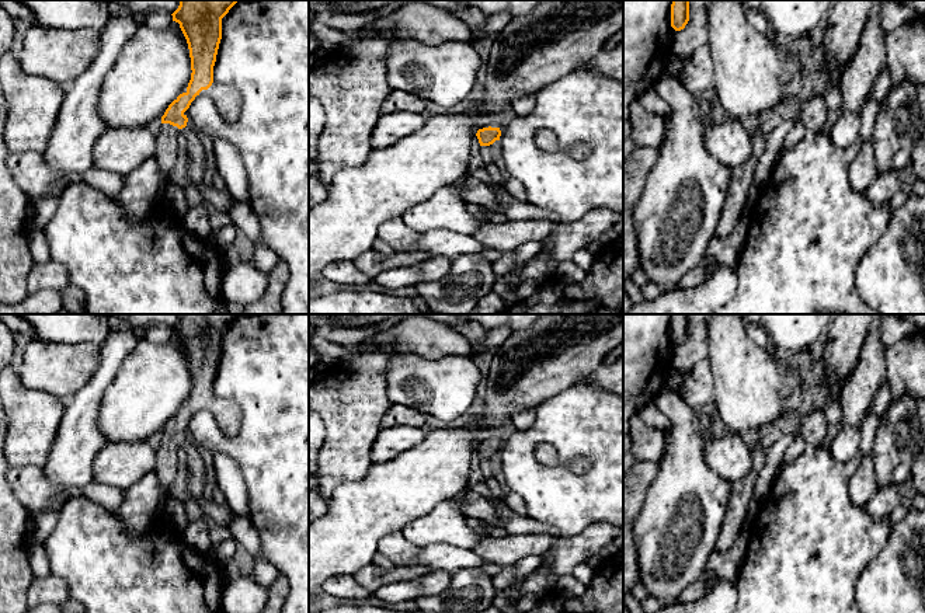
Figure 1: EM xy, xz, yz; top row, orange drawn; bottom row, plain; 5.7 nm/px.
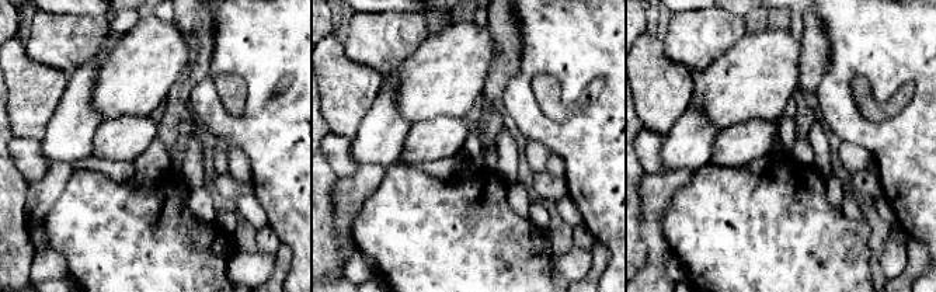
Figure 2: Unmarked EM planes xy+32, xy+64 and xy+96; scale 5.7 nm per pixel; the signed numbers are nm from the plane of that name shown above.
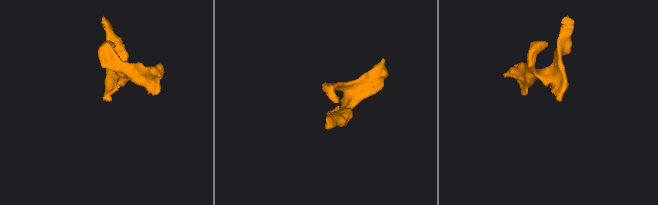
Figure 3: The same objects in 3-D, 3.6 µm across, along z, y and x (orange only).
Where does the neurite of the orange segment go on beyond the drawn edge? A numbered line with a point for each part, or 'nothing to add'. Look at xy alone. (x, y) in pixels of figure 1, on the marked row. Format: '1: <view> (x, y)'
1: xy (228, 100)
2: xy (167, 147)

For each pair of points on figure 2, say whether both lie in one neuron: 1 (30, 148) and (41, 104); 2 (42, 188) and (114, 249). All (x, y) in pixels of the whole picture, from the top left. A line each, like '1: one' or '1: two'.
1: two
2: two

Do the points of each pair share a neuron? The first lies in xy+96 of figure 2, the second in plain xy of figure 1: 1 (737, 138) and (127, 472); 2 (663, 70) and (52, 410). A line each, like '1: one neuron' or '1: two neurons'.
1: one neuron
2: one neuron

